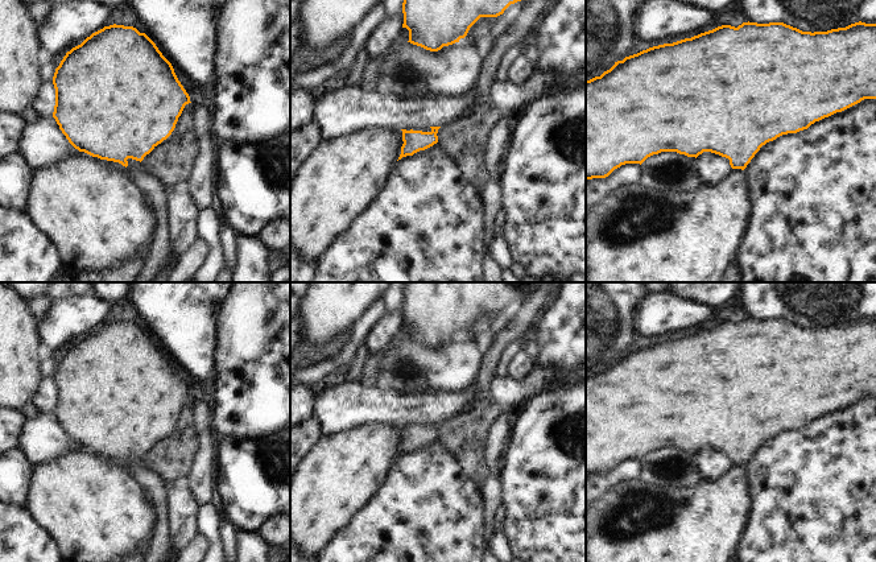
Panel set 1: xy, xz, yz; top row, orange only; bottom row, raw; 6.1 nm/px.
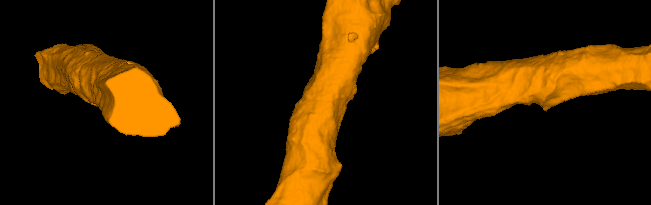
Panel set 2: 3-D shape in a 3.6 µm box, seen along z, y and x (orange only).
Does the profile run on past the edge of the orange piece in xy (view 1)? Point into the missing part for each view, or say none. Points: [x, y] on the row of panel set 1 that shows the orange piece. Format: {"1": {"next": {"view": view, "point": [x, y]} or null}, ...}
{"1": {"next": {"view": "xy", "point": [151, 186]}}}

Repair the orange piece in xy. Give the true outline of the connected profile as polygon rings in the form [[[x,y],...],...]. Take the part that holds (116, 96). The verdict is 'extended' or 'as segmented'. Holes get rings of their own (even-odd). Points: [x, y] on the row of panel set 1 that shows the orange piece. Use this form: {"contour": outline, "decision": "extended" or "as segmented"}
{"contour": [[[110,25],[104,26],[103,29],[92,33],[90,37],[87,37],[80,45],[73,47],[70,51],[66,53],[63,59],[61,61],[59,66],[55,69],[54,77],[53,77],[53,84],[55,88],[55,106],[53,117],[55,119],[57,124],[59,125],[59,129],[66,136],[69,142],[78,149],[79,152],[84,152],[92,157],[98,157],[100,160],[107,160],[111,162],[119,162],[125,168],[125,174],[133,181],[136,187],[142,193],[142,195],[149,201],[152,204],[152,211],[154,215],[154,236],[152,241],[152,247],[149,251],[149,255],[145,257],[144,265],[141,266],[141,270],[133,280],[133,282],[149,282],[160,270],[161,264],[168,259],[168,255],[170,252],[170,232],[165,224],[165,202],[166,202],[166,190],[161,181],[156,177],[149,174],[141,161],[146,154],[149,154],[158,144],[161,144],[164,140],[166,140],[172,132],[175,128],[175,124],[178,121],[178,117],[181,116],[183,108],[186,104],[191,103],[190,96],[178,80],[174,69],[172,63],[162,55],[162,53],[158,50],[156,44],[145,34],[140,33],[133,26],[124,26],[124,25]]], "decision": "extended"}

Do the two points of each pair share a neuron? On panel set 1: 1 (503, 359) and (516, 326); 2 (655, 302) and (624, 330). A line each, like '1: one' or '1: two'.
1: two
2: two

